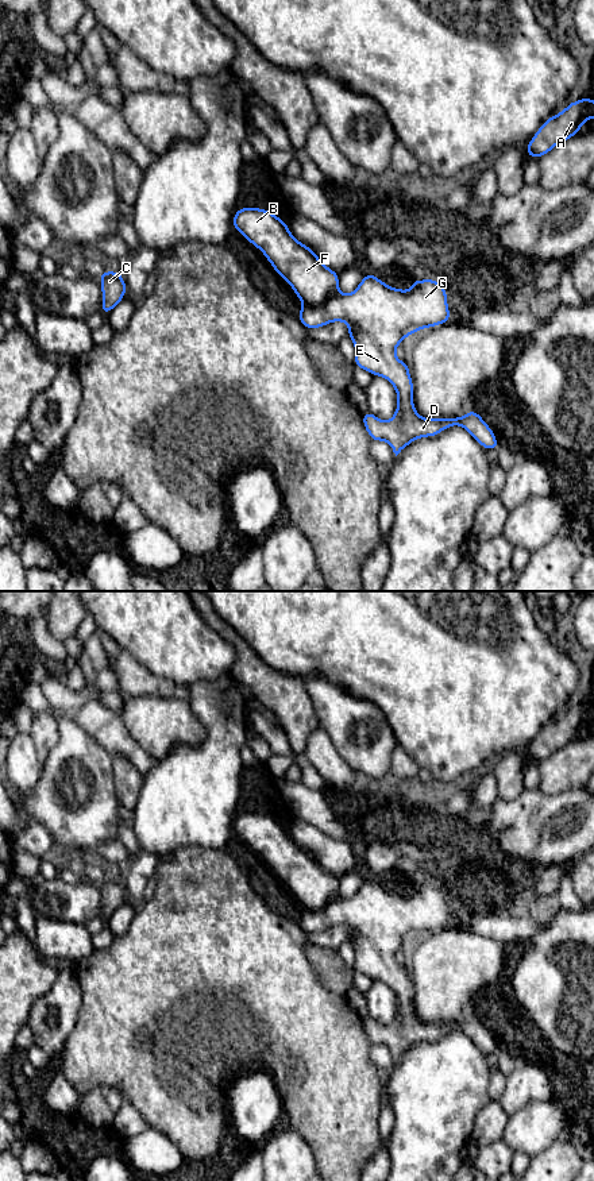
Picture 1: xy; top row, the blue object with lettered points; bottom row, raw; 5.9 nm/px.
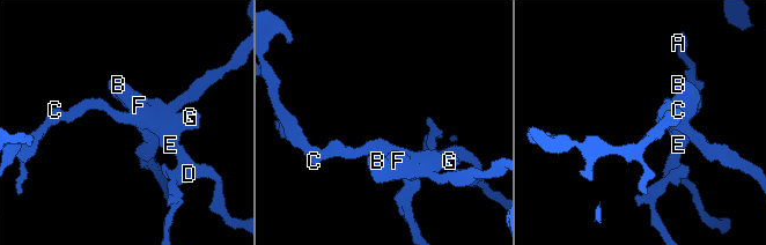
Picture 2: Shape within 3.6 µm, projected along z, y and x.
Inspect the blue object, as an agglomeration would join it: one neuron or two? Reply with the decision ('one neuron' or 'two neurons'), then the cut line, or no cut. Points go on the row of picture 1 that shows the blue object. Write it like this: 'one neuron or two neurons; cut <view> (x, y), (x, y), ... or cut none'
one neuron; cut none

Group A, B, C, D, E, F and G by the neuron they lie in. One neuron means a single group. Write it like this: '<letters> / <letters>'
A B C D E F G

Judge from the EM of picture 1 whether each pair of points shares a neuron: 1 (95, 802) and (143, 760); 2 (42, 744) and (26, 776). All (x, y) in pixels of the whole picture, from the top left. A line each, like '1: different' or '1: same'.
1: different
2: different

